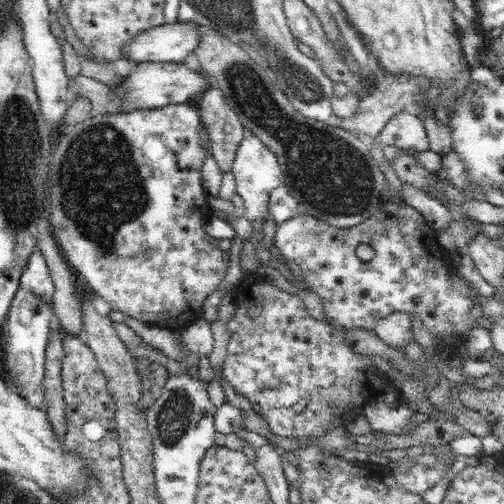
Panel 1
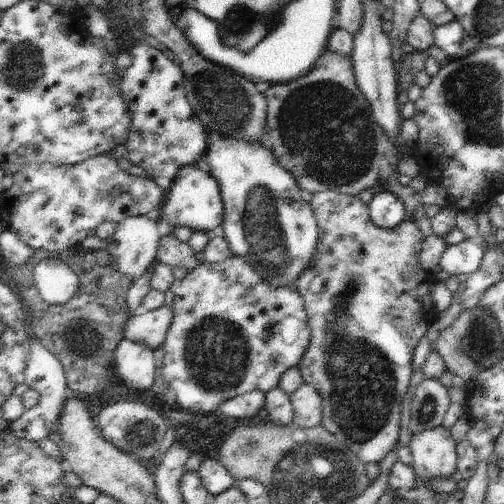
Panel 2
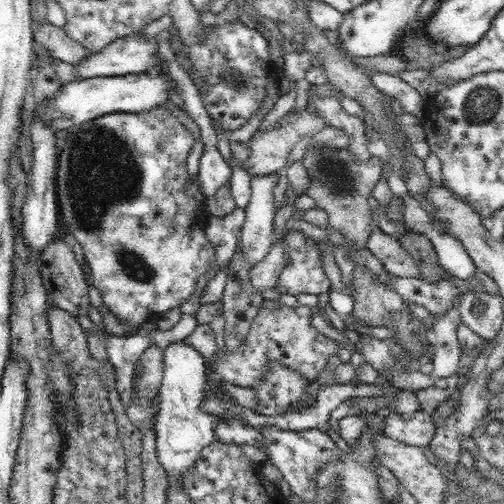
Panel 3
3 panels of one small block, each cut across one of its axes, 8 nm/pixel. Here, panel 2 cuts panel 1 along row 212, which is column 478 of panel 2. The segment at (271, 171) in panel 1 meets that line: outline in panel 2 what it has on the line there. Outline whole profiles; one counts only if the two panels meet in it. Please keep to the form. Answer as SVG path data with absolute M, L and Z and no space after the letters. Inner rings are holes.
M463 240L455 246L445 248L445 254L441 256L439 266L441 266L441 270L445 270L451 276L457 276L457 274L471 276L481 266L483 252L485 252L483 246L473 244L469 240Z

